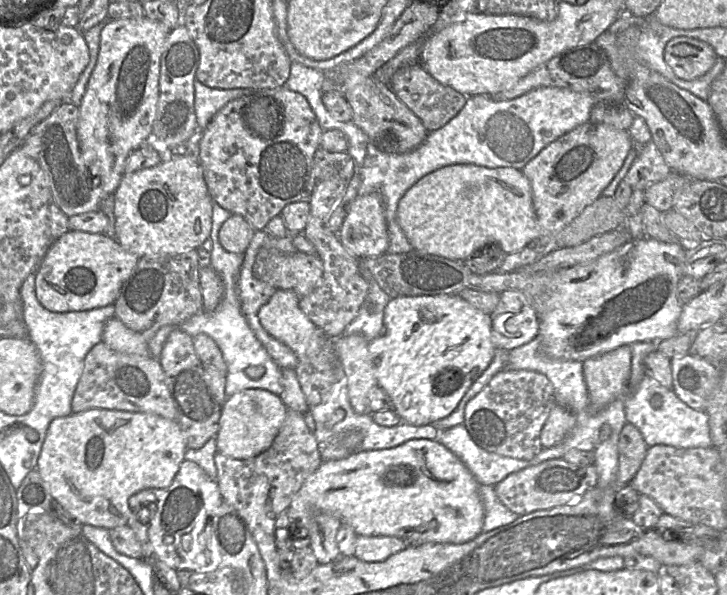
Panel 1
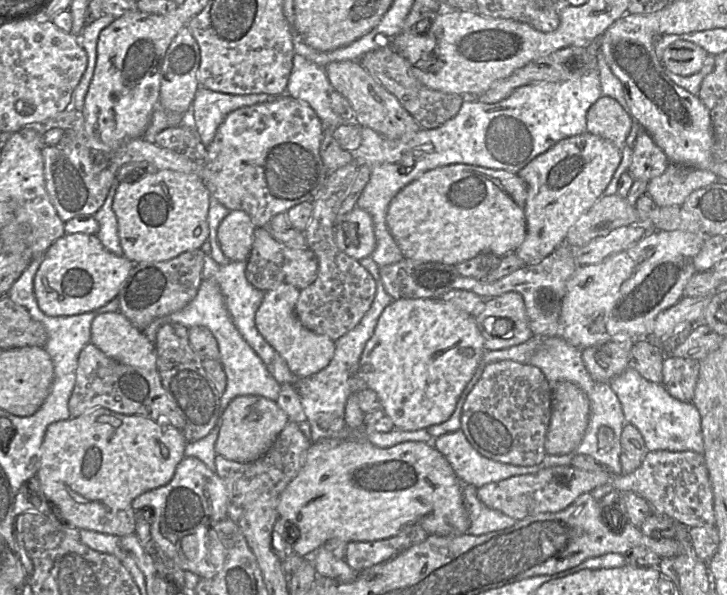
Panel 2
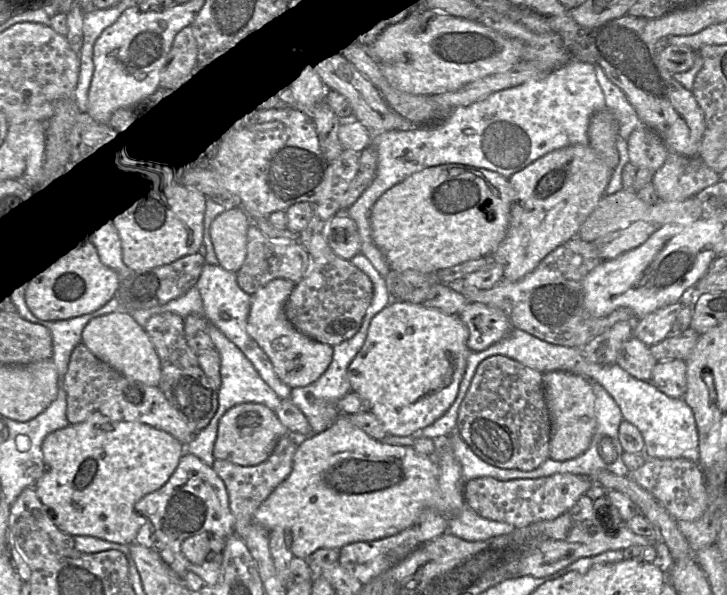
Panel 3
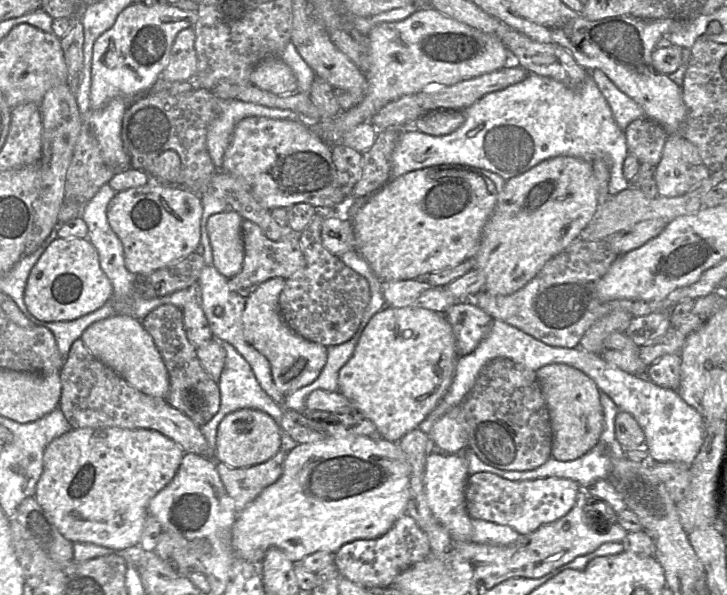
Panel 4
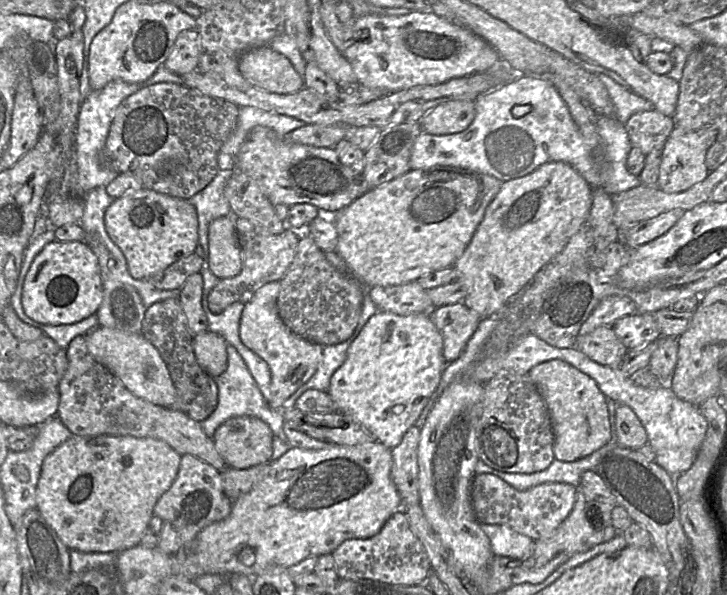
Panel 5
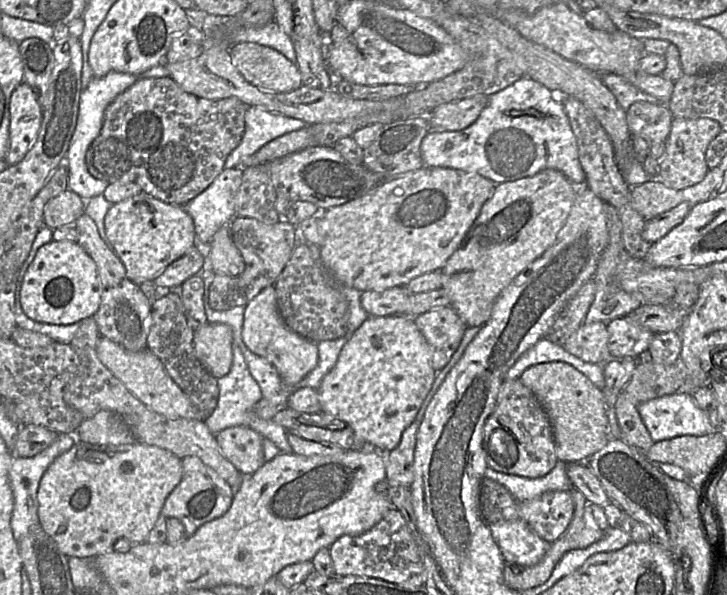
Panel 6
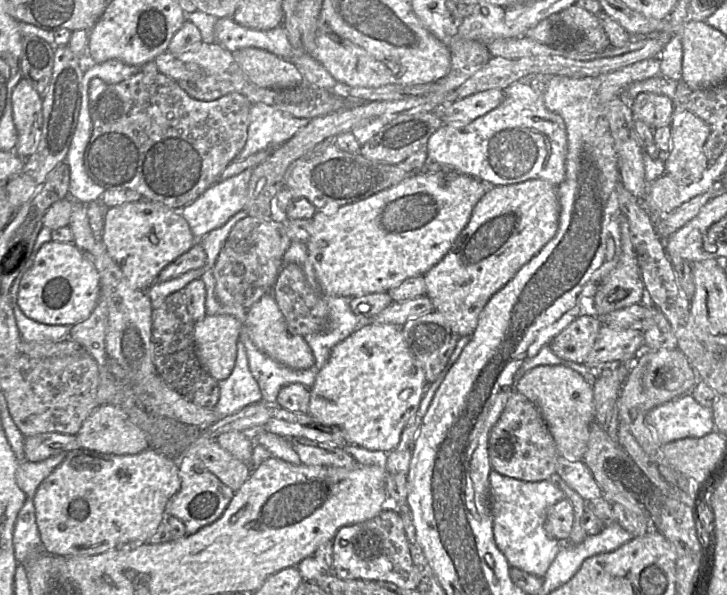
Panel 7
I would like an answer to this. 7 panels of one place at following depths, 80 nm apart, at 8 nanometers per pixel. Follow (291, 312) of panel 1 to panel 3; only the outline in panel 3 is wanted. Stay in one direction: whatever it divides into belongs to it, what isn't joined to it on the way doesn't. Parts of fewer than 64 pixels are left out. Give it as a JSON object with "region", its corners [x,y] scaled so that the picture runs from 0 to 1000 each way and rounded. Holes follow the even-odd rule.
{"region":[[[377,469],[345,496],[338,556],[373,607],[381,634],[399,652],[418,650],[435,640],[453,617],[458,583],[433,573],[403,550],[391,526],[391,513],[406,476]]]}

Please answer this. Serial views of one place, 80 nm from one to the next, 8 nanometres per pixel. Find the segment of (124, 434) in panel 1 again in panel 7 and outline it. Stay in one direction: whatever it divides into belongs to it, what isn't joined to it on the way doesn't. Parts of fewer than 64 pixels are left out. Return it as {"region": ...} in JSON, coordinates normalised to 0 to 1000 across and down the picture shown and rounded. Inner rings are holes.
{"region":[[[107,753],[92,760],[87,775],[56,810],[48,834],[50,879],[62,924],[80,934],[127,934],[171,913],[199,913],[228,872],[232,840],[248,824],[245,780],[204,753],[184,765],[140,763]]]}

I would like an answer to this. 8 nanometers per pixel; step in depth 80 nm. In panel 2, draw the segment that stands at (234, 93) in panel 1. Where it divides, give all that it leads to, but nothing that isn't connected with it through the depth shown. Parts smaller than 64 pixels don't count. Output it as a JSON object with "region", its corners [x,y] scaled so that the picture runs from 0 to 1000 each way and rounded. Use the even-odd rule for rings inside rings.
{"region":[[[272,145],[259,198],[268,215],[281,250],[293,235],[297,218],[319,187],[366,171],[377,163],[367,158],[314,158]]]}

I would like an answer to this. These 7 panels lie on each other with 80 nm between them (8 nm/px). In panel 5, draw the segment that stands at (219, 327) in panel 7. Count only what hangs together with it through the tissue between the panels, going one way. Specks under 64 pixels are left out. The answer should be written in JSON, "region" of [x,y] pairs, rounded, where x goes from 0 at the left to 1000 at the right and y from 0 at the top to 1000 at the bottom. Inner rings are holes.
{"region":[[[287,555],[265,566],[265,590],[270,607],[293,635],[303,632],[312,618],[312,580],[304,563]]]}

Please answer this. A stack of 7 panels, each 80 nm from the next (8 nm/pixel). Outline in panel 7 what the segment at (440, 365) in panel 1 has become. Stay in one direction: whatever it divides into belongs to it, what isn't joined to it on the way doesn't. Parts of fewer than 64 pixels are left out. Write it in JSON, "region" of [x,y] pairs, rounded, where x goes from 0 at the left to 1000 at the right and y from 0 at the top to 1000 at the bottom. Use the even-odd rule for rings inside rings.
{"region":[[[497,545],[465,576],[426,654],[424,696],[469,724],[476,741],[510,758],[542,756],[558,714],[574,699],[589,644],[564,590],[553,548]]]}

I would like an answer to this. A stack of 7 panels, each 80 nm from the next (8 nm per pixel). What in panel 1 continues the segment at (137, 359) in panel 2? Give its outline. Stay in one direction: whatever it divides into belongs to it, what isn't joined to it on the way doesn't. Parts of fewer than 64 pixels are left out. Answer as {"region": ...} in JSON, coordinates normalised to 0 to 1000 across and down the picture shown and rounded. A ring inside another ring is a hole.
{"region":[[[160,533],[144,545],[139,575],[168,595],[208,600],[204,575],[193,561],[176,553]]]}

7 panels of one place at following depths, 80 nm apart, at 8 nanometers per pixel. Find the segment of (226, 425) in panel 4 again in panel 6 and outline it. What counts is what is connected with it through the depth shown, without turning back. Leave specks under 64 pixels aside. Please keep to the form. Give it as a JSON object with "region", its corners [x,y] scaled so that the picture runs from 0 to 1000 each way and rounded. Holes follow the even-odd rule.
{"region":[[[340,716],[309,719],[297,729],[297,739],[307,765],[334,798],[349,795],[366,776],[363,734]]]}

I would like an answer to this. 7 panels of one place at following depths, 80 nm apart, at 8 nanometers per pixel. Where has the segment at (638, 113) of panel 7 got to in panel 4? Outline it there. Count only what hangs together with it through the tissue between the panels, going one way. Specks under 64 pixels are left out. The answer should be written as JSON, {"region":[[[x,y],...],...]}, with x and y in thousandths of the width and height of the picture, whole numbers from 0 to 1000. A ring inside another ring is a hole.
{"region":[[[887,195],[868,205],[860,225],[865,259],[871,259],[882,276],[905,279],[920,229],[909,208]]]}

